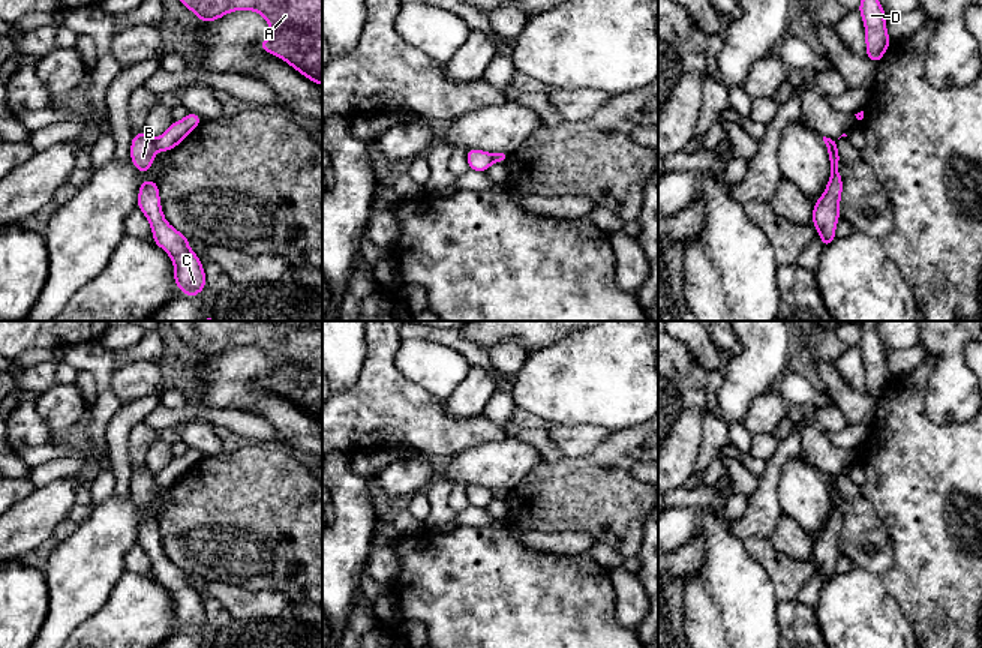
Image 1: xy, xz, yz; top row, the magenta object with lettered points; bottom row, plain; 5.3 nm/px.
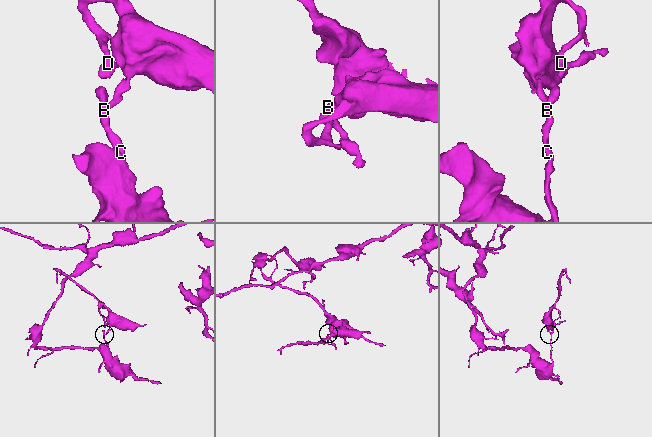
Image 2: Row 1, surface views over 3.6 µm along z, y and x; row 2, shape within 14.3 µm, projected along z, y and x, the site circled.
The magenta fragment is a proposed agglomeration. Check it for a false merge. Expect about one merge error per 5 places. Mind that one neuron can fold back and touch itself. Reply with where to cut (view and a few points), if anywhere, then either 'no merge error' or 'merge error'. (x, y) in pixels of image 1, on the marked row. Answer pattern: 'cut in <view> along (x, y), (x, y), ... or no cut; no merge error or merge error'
cut in xy along (153, 140), (158, 149); merge error

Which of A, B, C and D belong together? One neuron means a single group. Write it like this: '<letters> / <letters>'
A D / B C

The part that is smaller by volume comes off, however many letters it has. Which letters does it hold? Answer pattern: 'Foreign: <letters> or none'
Foreign: A, D

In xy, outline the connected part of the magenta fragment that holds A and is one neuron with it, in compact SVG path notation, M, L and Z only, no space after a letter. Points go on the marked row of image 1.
M180 0L201 22L232 10L255 10L270 26L261 50L322 86L322 0Z

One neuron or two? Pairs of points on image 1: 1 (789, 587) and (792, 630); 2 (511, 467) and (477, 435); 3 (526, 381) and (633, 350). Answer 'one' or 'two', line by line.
1: two
2: two
3: one

